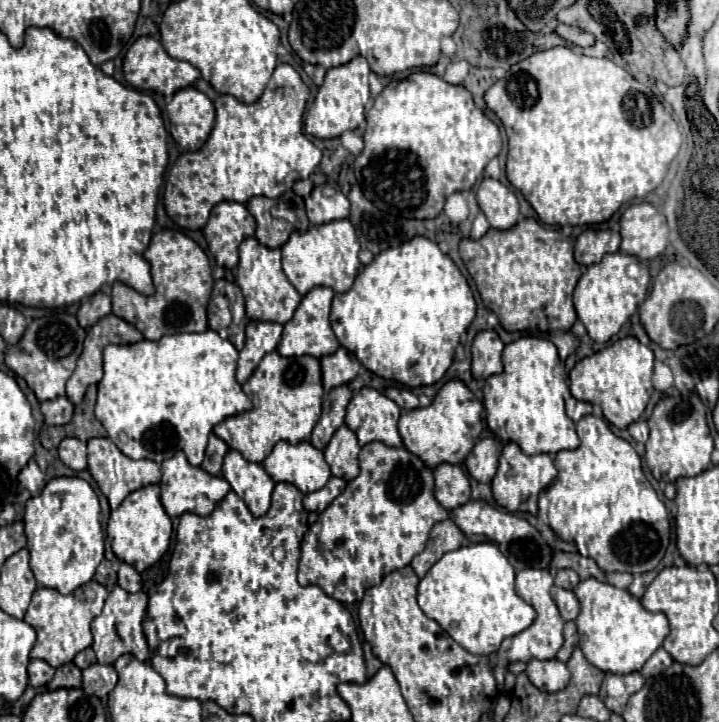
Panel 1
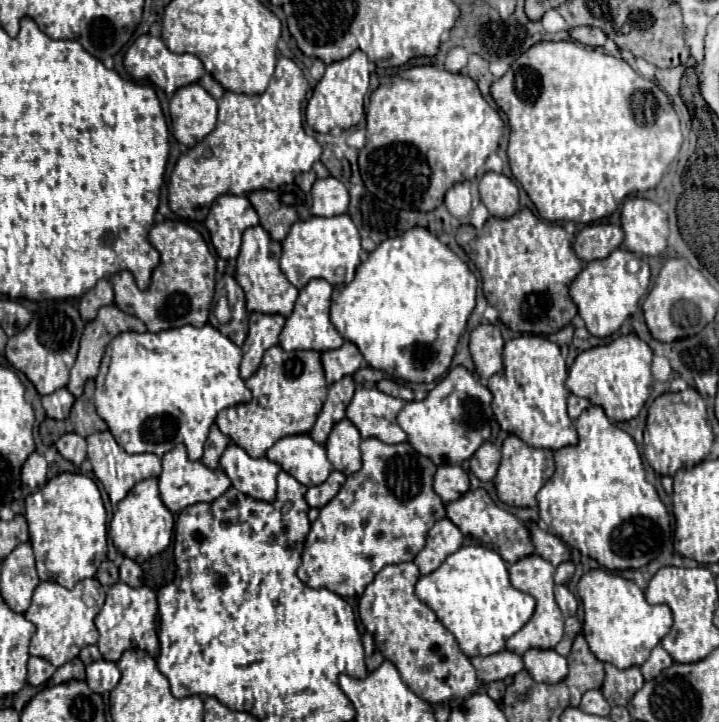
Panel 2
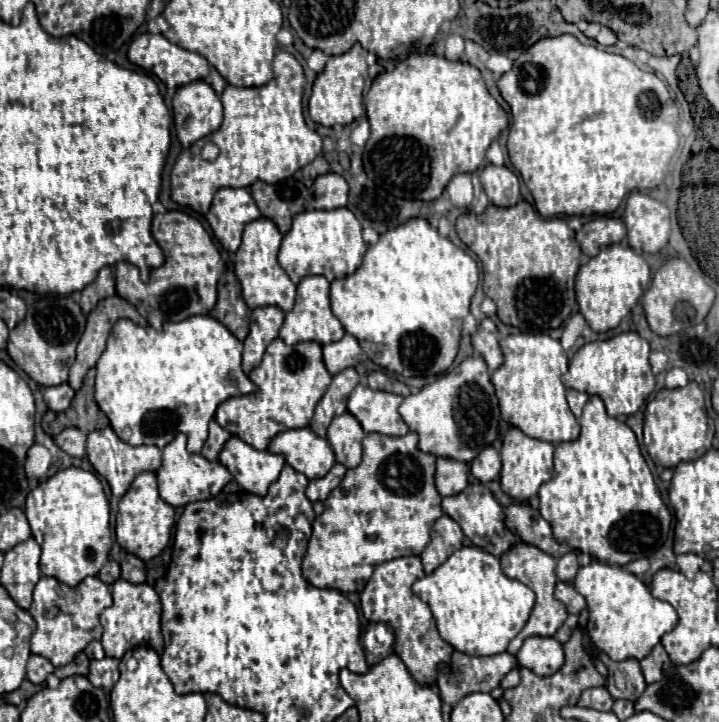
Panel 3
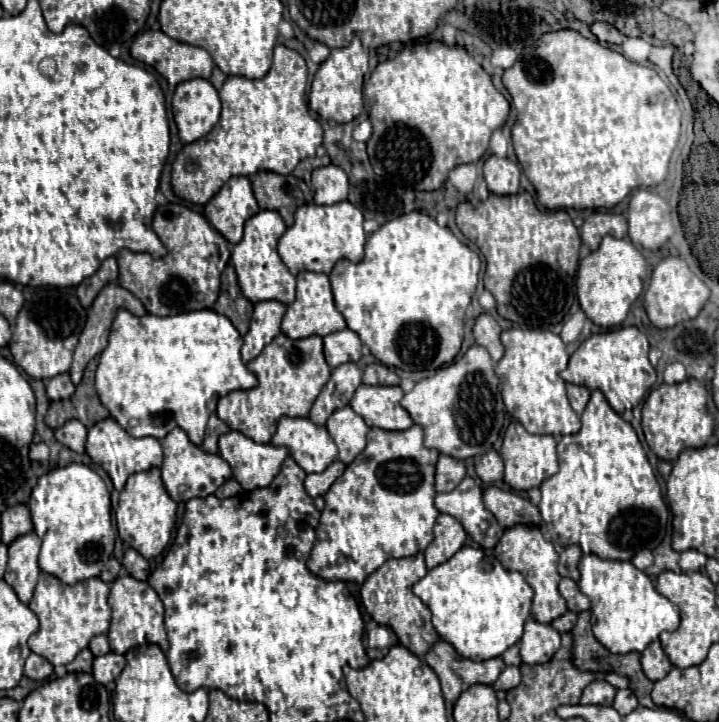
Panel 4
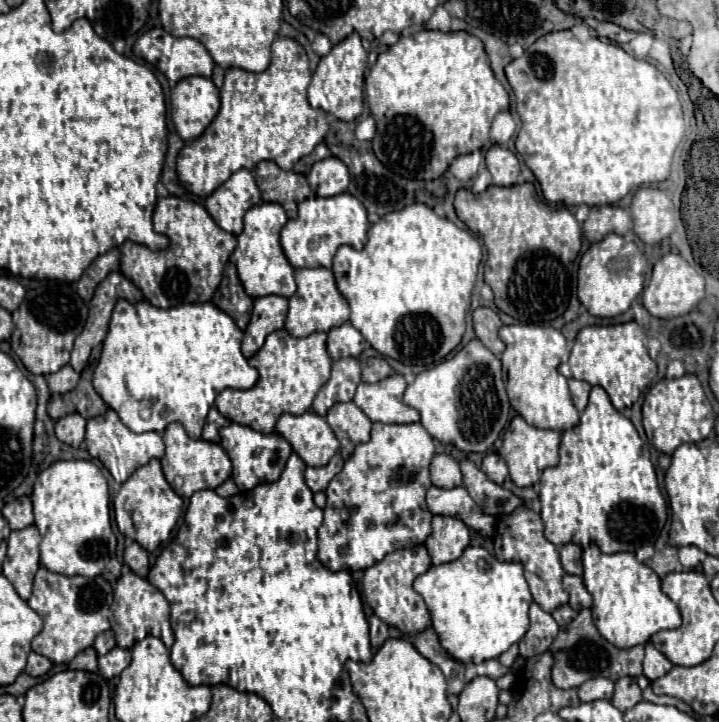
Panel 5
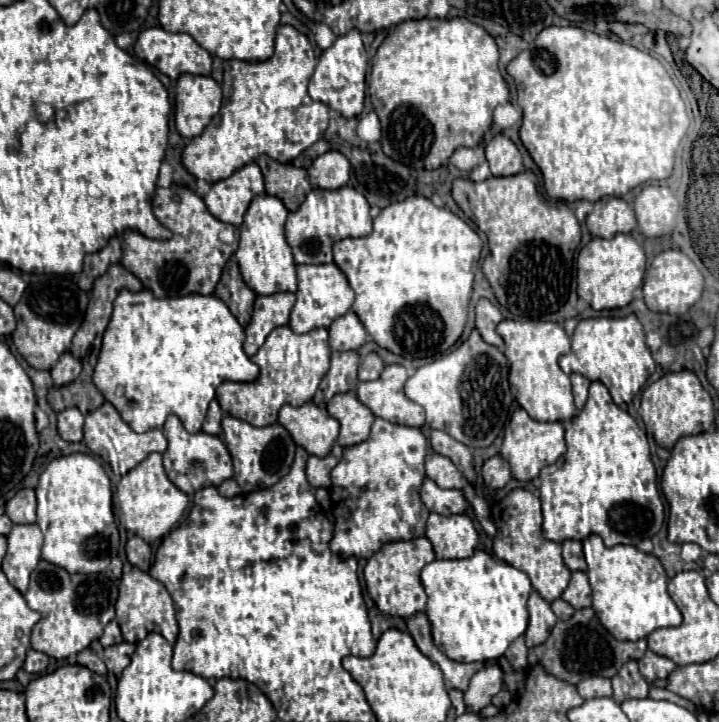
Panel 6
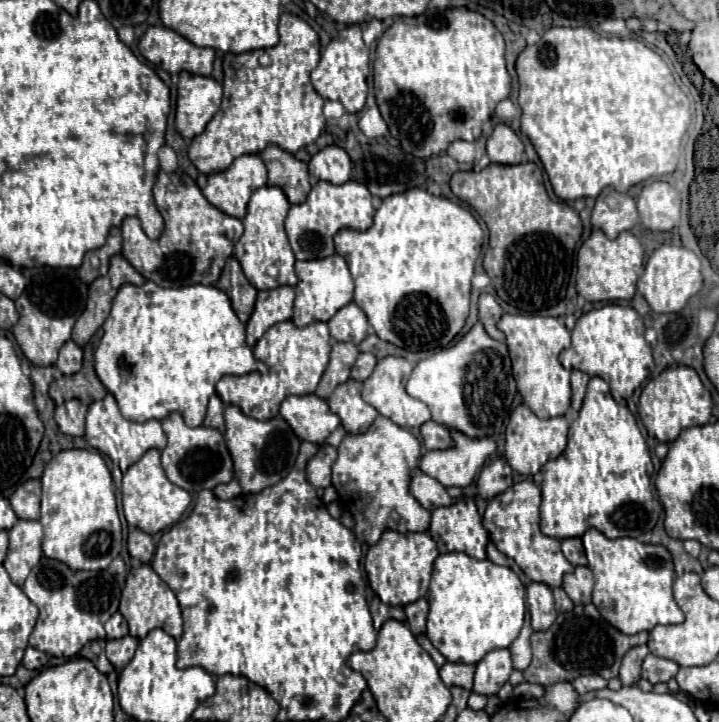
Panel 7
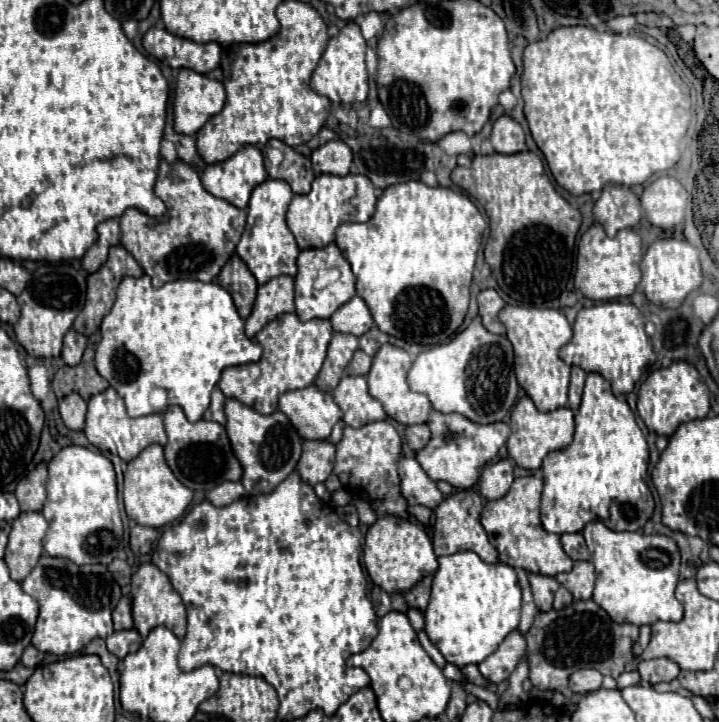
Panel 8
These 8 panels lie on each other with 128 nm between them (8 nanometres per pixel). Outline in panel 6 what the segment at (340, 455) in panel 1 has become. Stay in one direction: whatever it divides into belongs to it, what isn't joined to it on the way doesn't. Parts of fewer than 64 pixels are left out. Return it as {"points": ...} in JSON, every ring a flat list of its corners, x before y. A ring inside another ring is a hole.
{"points":[[342,392,336,394,330,402,328,402,328,414,334,416,340,422,340,436,338,436,338,444,344,446,352,446,358,442,364,442,370,434,370,426,374,422,374,414,368,406,364,406,356,392]]}

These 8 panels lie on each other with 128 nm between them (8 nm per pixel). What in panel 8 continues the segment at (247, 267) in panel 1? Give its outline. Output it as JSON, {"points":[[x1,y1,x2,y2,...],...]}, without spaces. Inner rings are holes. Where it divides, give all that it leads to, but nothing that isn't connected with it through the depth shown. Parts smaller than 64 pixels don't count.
{"points":[[266,178,262,184,258,184,252,190,250,204,248,204,248,220,246,228,242,232,242,238,236,246,236,254,248,264,250,272,258,280,258,284,266,284,268,280,288,274,296,274,296,256,298,256,298,244,294,234,290,232,286,224,286,210,290,206,294,192,288,188,284,180,272,180]]}

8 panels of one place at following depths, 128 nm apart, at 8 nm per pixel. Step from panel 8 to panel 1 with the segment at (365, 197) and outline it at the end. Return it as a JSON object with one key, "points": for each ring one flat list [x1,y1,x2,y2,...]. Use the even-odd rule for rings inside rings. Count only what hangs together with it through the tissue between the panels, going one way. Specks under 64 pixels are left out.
{"points":[[334,220,310,226,306,232,292,232,282,246,282,270,302,296,314,286,330,286,334,292,346,292,360,270,358,252,360,244,350,220]]}

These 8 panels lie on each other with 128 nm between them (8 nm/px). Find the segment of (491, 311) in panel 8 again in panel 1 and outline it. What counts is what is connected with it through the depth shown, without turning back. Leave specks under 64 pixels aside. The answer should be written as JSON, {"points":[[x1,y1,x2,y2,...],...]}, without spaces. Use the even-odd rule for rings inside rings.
{"points":[[494,330,478,332,472,342,472,376,486,380,488,376,502,372,504,344]]}

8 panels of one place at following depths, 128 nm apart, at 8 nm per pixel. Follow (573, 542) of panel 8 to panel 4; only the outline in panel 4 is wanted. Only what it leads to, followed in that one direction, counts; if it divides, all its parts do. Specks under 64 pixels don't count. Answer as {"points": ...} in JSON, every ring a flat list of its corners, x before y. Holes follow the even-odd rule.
{"points":[[566,546,566,548,560,552,560,564,558,564,560,576,578,580,578,578,580,578,580,572,578,572,578,562,580,562,580,558,582,558,580,546]]}

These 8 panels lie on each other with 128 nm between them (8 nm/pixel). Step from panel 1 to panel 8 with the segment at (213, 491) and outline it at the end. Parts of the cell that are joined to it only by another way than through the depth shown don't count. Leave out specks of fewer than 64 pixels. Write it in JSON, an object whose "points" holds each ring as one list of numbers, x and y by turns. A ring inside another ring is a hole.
{"points":[[170,406,164,412,164,428,168,434,168,442,164,446,166,462,168,462,170,470,174,472,174,476,190,490,206,492,226,480,242,478,242,466,232,452,224,426,220,426,218,422,210,422,210,420,190,422,184,416,184,410,180,406]]}

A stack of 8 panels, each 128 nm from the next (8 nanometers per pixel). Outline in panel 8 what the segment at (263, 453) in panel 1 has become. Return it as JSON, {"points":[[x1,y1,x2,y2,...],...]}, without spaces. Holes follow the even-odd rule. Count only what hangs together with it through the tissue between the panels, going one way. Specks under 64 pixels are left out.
{"points":[[280,314,276,320,268,322,254,336,254,340,264,350,262,358,258,362,224,368,218,386,224,392,224,396,236,398,246,406,256,408,260,414,272,414,278,410,278,398,284,392,306,388,316,380,330,338,332,338,330,320,316,318,316,320,300,322,296,314]]}

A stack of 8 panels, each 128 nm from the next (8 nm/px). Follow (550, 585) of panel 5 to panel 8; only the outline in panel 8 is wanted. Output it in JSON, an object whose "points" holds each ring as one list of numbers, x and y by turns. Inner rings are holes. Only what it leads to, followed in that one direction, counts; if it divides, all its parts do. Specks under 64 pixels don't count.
{"points":[[522,476,512,482,512,488,506,496,486,502,482,510,482,526,488,532,488,538,500,552,500,562,506,562,514,568,524,568,526,572,556,576,572,568,572,560,566,556,560,544,558,534,550,534,542,528,540,522,540,494,542,480,536,476]]}

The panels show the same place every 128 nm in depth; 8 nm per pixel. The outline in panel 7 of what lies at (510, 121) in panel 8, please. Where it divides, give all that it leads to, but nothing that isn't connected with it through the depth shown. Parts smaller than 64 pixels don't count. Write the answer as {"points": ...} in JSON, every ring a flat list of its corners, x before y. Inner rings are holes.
{"points":[[500,122,494,128,492,136,488,138,486,152,490,156,490,162,498,162,498,164,520,164,524,160,522,140,504,122]]}

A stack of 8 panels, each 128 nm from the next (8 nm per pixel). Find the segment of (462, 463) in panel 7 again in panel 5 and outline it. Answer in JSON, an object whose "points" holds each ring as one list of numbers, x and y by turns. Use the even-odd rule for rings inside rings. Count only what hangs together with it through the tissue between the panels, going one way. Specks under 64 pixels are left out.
{"points":[[436,454,430,464,432,484,438,488,456,488,462,486,462,472,458,462,452,456]]}

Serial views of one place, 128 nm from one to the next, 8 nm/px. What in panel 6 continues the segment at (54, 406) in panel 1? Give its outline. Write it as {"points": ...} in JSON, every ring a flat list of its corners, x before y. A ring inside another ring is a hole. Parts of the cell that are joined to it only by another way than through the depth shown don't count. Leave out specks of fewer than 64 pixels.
{"points":[[64,352,64,354,58,358,56,366,50,370,50,374,52,374,52,380,54,380,56,386,64,386,64,384,72,382,74,378,78,378,80,370,82,370,80,358,72,356,70,352]]}

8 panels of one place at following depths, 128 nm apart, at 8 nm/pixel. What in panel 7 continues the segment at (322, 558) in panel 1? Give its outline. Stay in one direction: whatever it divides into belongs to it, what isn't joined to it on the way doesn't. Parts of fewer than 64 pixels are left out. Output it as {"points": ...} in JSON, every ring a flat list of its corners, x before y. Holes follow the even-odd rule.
{"points":[[378,416,372,426,364,434,346,434,338,446,338,458,332,466,332,484,338,490,342,510,348,510,356,524,356,534,366,544,376,544,380,540,384,528,392,528,398,532,426,532,430,526,432,512,422,508,418,500,408,494,410,470,420,462,420,442,408,430,400,428,386,416]]}

